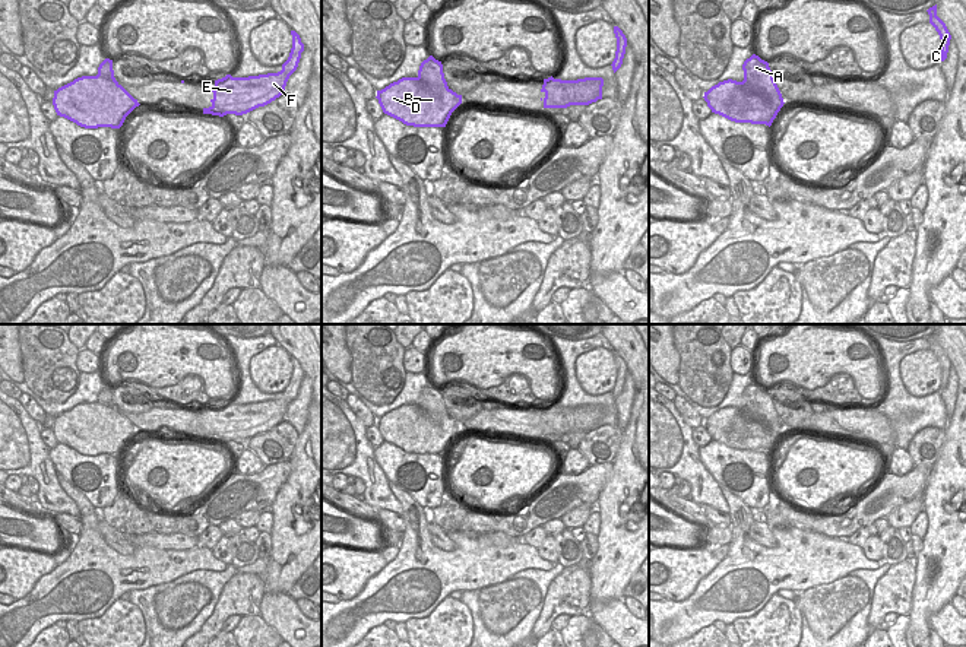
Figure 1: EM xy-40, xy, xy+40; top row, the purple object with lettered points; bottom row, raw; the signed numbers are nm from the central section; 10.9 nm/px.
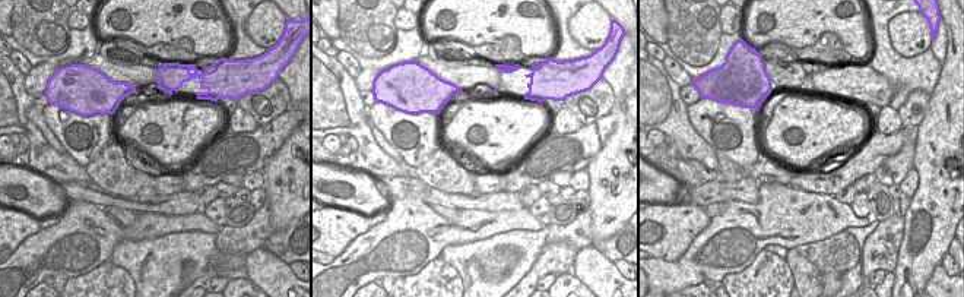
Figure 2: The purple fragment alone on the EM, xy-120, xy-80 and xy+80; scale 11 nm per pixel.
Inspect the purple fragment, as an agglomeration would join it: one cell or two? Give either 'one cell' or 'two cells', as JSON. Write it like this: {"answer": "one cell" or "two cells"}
{"answer": "two cells"}

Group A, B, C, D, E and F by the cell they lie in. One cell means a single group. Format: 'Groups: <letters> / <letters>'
Groups: A / B C D E F.

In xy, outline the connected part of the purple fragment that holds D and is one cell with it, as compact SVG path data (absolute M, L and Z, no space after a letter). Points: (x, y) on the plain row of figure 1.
M402 405L377 418L384 441L414 454L446 454L462 422L449 415L434 416L418 405Z

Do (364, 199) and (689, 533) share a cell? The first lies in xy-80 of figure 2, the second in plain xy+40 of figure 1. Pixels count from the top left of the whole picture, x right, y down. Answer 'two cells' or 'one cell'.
one cell

